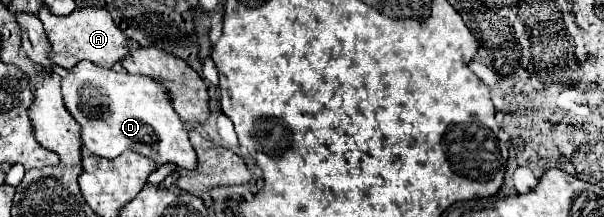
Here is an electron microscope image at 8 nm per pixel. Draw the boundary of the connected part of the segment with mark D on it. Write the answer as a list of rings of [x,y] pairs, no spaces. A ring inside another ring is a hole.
[[[81,61],[67,71],[63,79],[63,97],[67,111],[81,125],[85,149],[97,157],[115,159],[123,151],[139,151],[157,165],[173,163],[181,169],[195,169],[197,155],[183,127],[183,121],[173,109],[169,91],[145,75],[113,71]]]

